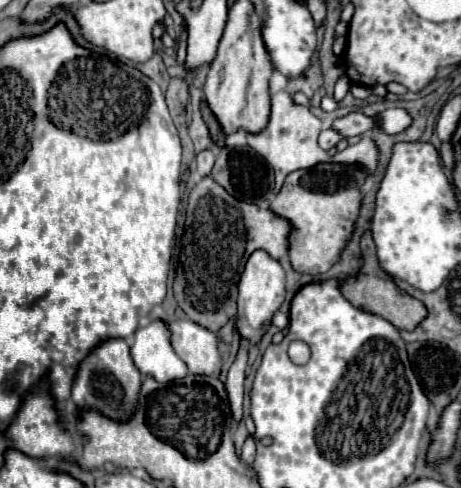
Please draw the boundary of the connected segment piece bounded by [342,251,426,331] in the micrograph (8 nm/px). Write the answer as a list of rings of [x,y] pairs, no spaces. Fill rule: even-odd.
[[[364,251],[364,265],[360,269],[360,275],[342,283],[342,295],[354,307],[358,307],[366,313],[374,313],[374,315],[384,317],[386,321],[390,321],[400,331],[414,331],[426,319],[426,307],[422,305],[422,301],[408,295],[406,291],[398,289],[394,279],[380,269],[374,253],[372,253],[372,259],[370,259],[370,255],[366,255],[366,251]]]

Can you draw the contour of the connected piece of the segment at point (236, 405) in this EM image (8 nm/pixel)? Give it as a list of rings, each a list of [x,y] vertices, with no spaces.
[[[240,341],[240,351],[236,361],[232,363],[226,379],[226,393],[230,401],[230,411],[232,411],[232,427],[238,427],[242,421],[242,397],[244,397],[244,369],[246,369],[246,357],[248,357],[248,341]]]

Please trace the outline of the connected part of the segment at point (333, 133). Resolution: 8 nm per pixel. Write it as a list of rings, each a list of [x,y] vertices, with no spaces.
[[[324,129],[322,133],[320,133],[320,139],[318,139],[318,143],[320,143],[320,147],[324,149],[324,151],[328,151],[328,149],[332,149],[332,147],[336,147],[340,141],[342,141],[344,137],[336,131],[336,129]]]

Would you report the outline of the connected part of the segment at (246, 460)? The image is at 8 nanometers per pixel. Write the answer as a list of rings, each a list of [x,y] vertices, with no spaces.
[[[248,437],[246,443],[244,443],[244,447],[242,447],[242,463],[250,467],[250,465],[254,463],[254,455],[256,455],[256,445],[254,445],[254,441]]]

